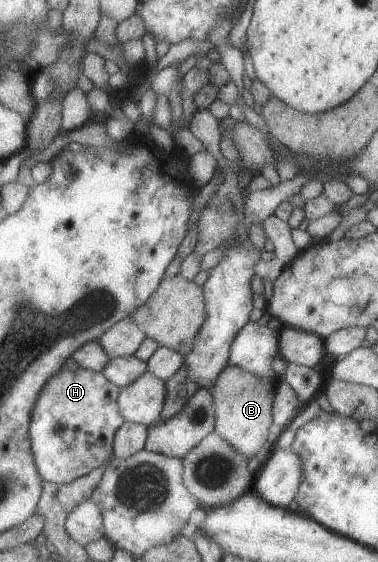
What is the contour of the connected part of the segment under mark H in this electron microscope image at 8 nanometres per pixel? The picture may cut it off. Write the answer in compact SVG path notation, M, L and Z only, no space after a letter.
M82 366L75 371L63 368L46 383L31 423L35 460L45 481L72 483L113 458L115 437L127 421L118 405L121 391L104 372Z

